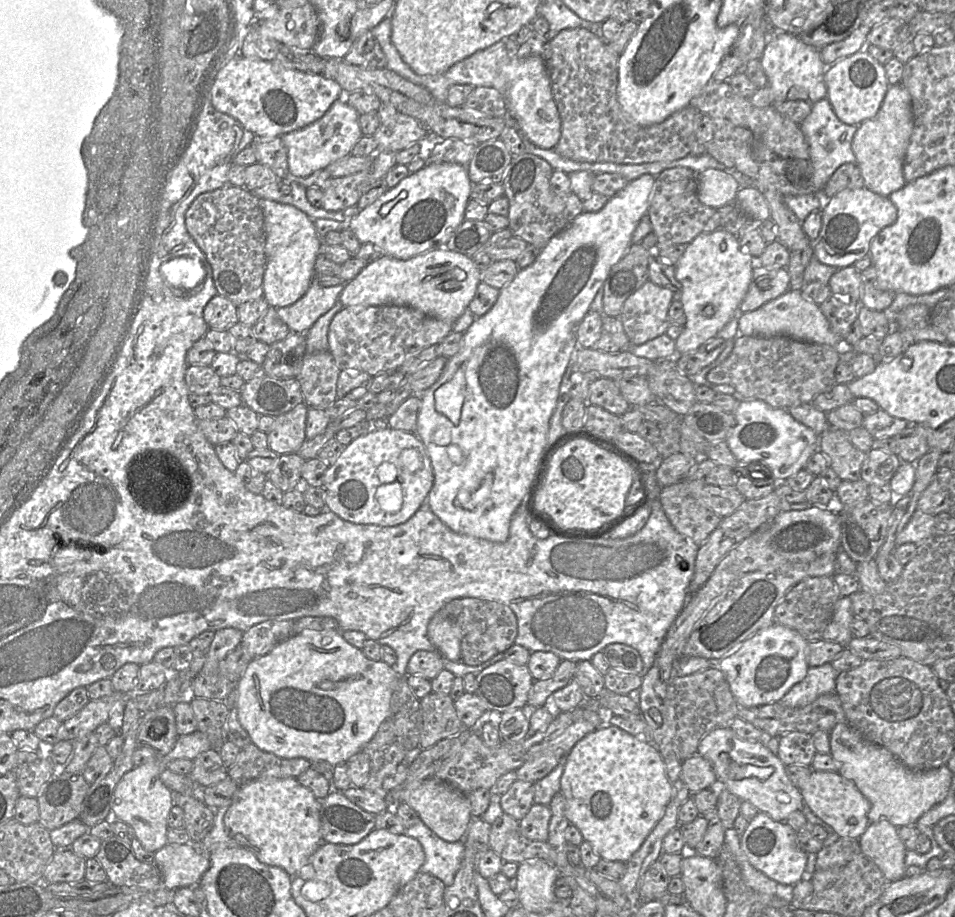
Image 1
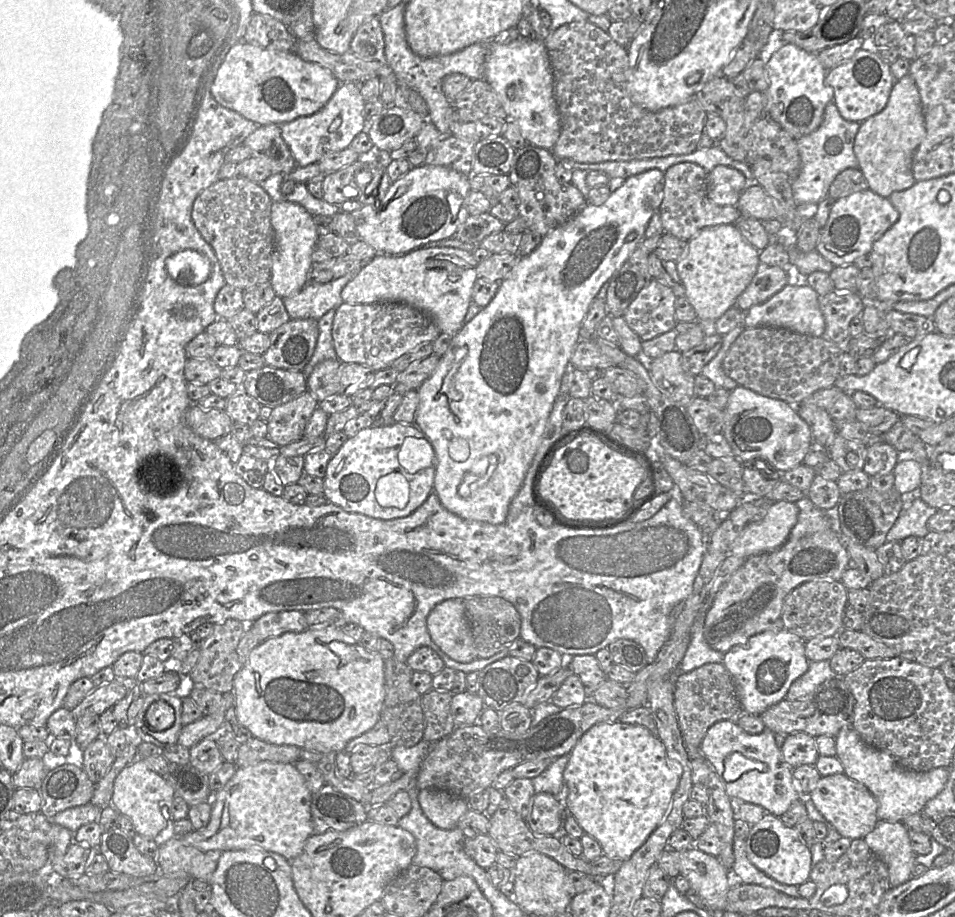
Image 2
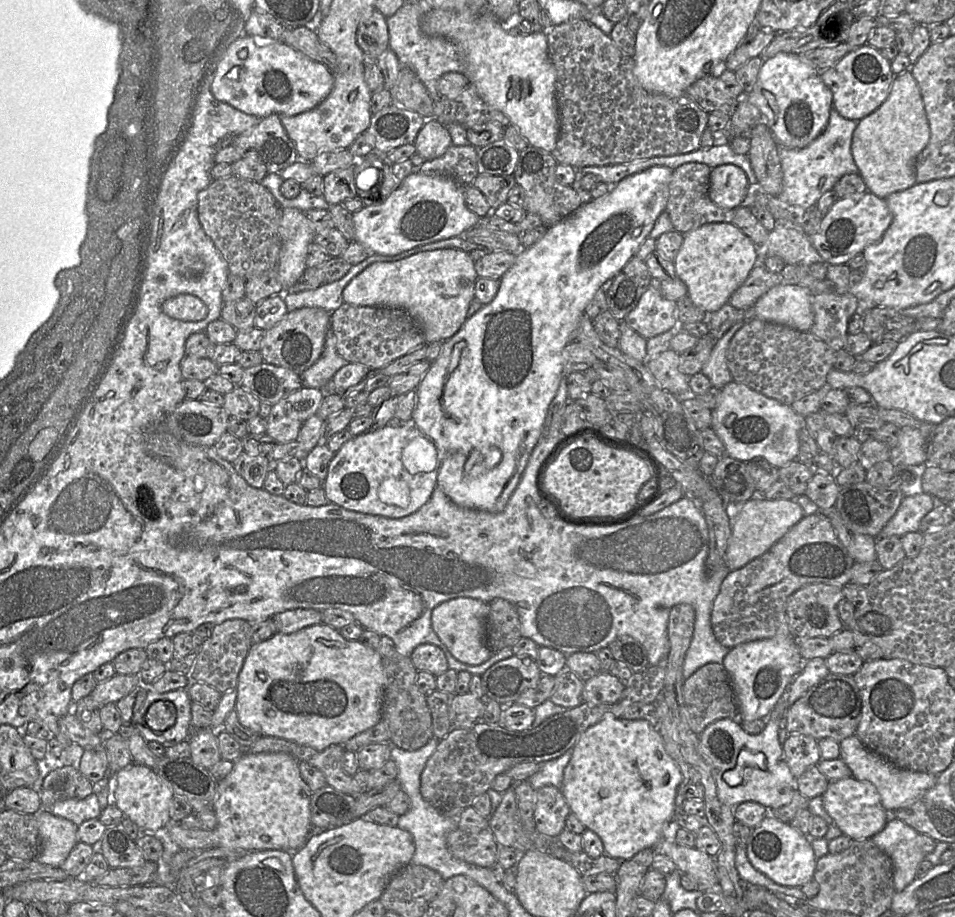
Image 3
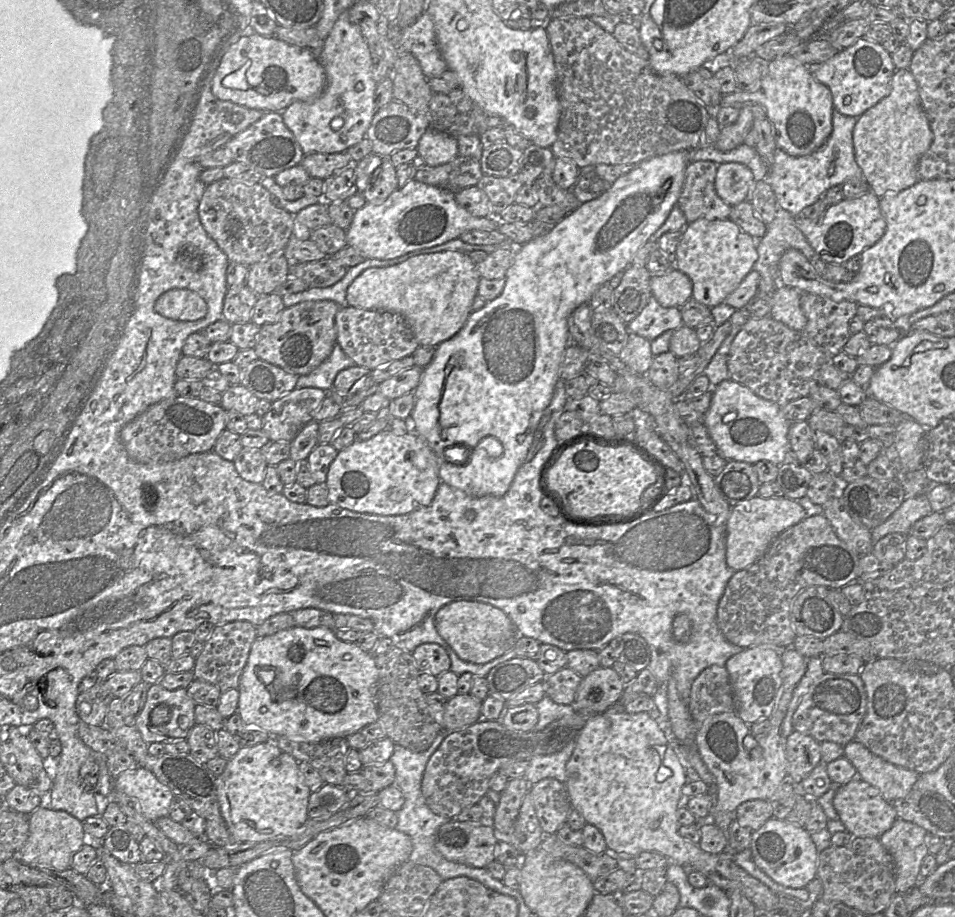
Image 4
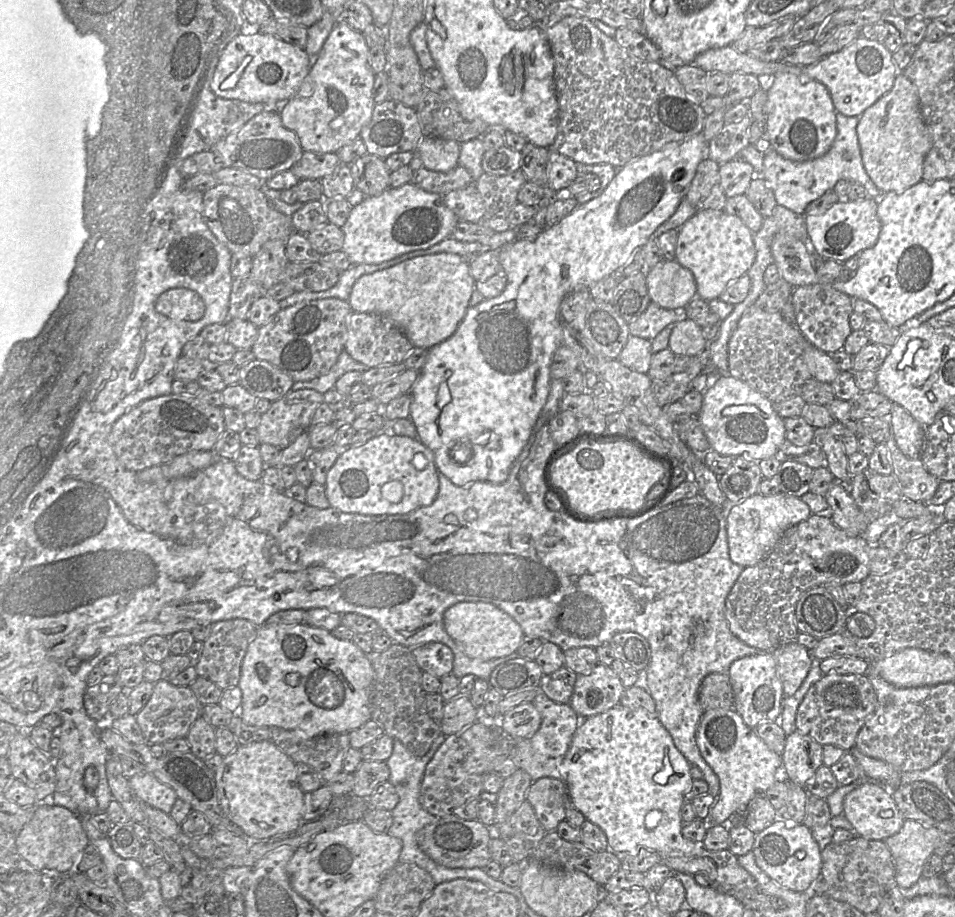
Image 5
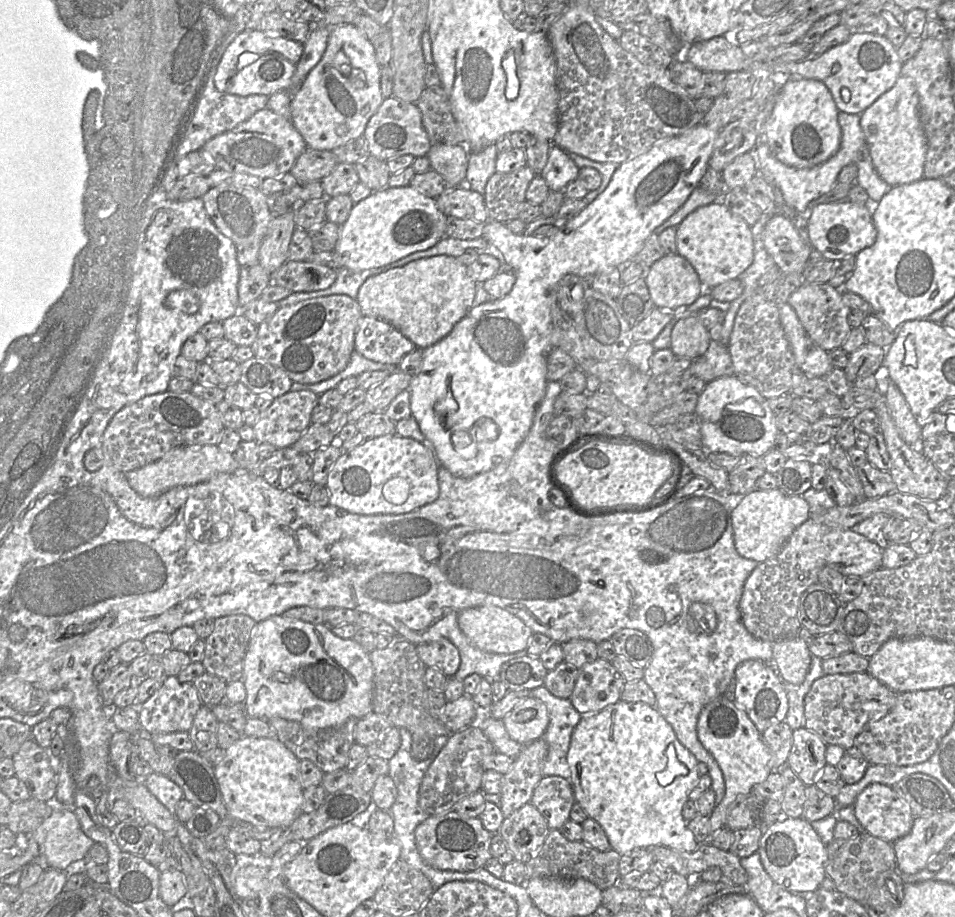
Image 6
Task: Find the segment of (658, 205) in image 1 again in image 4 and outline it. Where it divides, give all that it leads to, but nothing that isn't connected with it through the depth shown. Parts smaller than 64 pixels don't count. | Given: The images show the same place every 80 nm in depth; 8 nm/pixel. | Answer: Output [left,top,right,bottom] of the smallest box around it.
[677,161,732,223]

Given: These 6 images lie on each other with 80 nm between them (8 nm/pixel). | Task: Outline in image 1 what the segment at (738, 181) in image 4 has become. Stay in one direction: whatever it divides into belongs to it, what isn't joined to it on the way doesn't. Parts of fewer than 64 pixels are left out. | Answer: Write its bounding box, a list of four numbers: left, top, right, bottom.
[697,168,739,208]

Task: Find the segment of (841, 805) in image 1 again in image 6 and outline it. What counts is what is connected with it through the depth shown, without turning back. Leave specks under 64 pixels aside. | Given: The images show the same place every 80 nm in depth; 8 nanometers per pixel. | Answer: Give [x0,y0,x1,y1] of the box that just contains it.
[852,783,916,843]

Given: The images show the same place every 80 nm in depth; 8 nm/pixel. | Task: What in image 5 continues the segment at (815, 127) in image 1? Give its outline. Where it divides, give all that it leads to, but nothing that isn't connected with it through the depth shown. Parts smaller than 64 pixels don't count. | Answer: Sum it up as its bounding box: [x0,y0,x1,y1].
[760,113,882,215]

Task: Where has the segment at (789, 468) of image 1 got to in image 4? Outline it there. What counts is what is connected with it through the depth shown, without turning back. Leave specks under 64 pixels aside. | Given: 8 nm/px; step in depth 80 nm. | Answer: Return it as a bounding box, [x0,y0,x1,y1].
[704,379,791,466]

